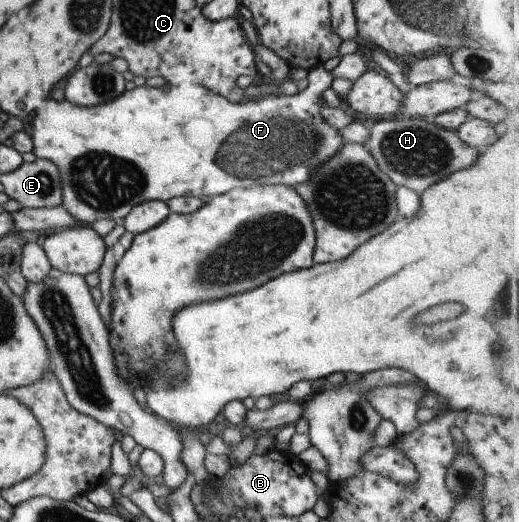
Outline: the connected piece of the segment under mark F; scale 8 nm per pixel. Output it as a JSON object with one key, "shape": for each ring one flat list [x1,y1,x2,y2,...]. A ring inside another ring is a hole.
{"shape":[[322,66,312,67,308,70,306,76,308,86,304,91,295,92,292,96,269,96,259,99,259,101,241,101,231,103,223,99,220,95,214,94,204,87,197,87,193,83,181,83,177,87,165,85,161,88,152,88,149,86,134,86,131,90,123,90,121,95,114,97,111,101,97,105,80,106,73,105,69,101,53,101,53,99,43,99,39,107,33,111,30,119,25,121,25,132,32,141,33,155,36,158,47,160,53,163,58,171,60,180,60,190,62,198,60,206,69,214,78,224,93,223,101,218,111,218,114,223,121,223,122,219,129,213,129,210,138,203,147,200,161,200,166,202,168,199,179,196,212,197,214,195,225,193,231,188,250,188,253,186,264,186,265,184,284,184,293,187,299,182,304,182,309,174,320,166,324,159,332,156,343,142,334,127,327,125,325,119,318,112,321,109,321,92,330,87,333,81,330,71,326,71]]}

